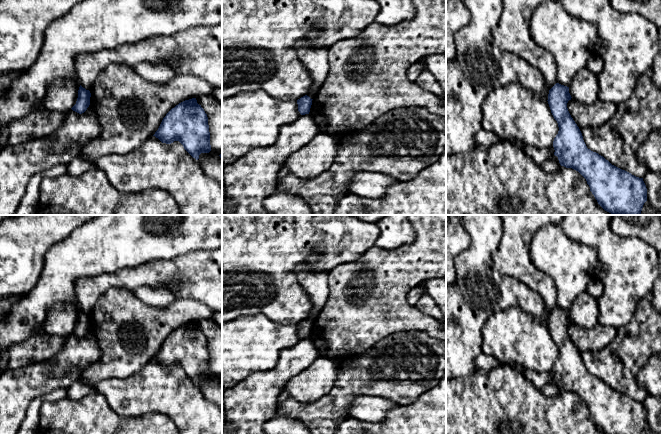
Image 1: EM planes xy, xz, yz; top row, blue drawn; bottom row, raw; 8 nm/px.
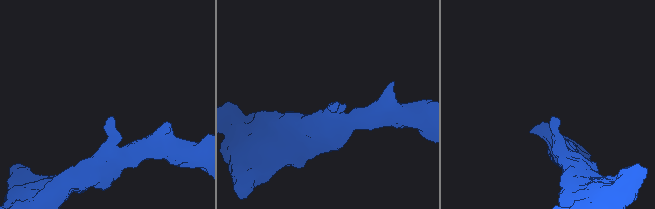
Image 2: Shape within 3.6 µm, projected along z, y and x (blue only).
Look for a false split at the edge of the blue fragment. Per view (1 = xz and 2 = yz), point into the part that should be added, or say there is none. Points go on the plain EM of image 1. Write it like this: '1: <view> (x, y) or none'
1: none
2: none

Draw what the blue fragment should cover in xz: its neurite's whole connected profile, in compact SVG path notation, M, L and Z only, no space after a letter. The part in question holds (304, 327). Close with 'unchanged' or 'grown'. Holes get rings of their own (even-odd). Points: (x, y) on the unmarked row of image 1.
M305 319L297 324L298 335L301 339L309 338L312 329L312 324L309 320Z; unchanged

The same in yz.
M556 307L548 318L548 328L559 355L553 365L554 379L561 390L578 395L587 405L590 415L604 434L642 434L647 425L647 412L643 402L612 389L603 380L587 372L582 357L571 341L567 327L571 324L569 311Z; unchanged

